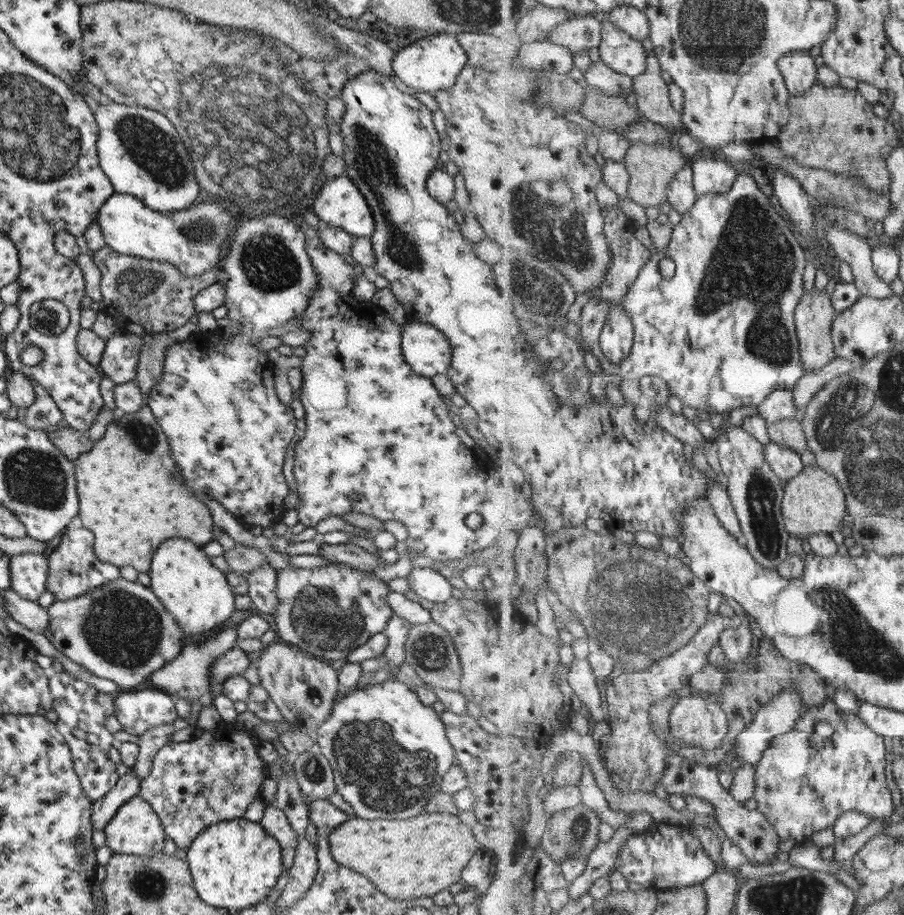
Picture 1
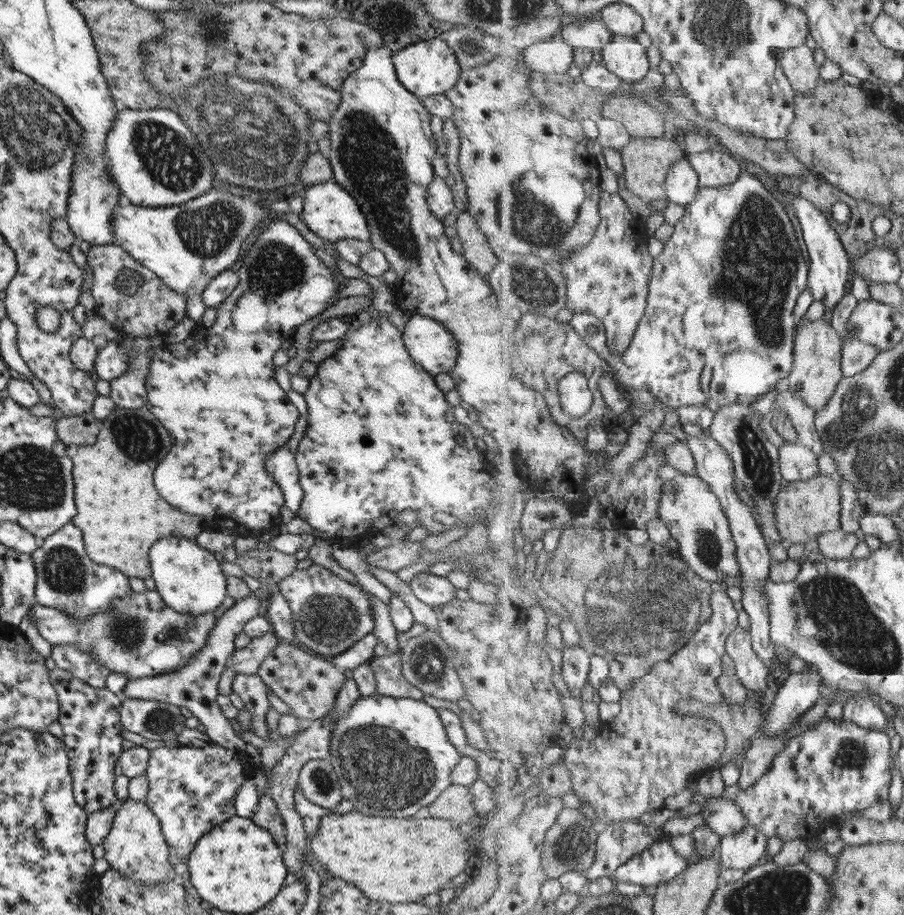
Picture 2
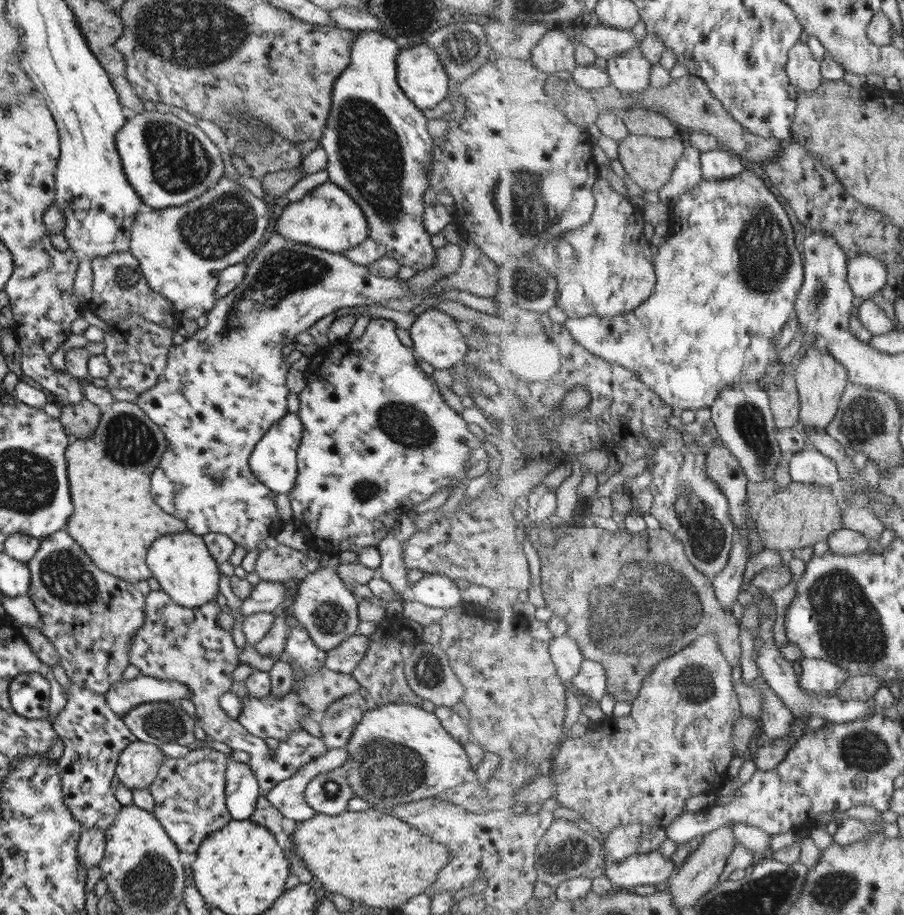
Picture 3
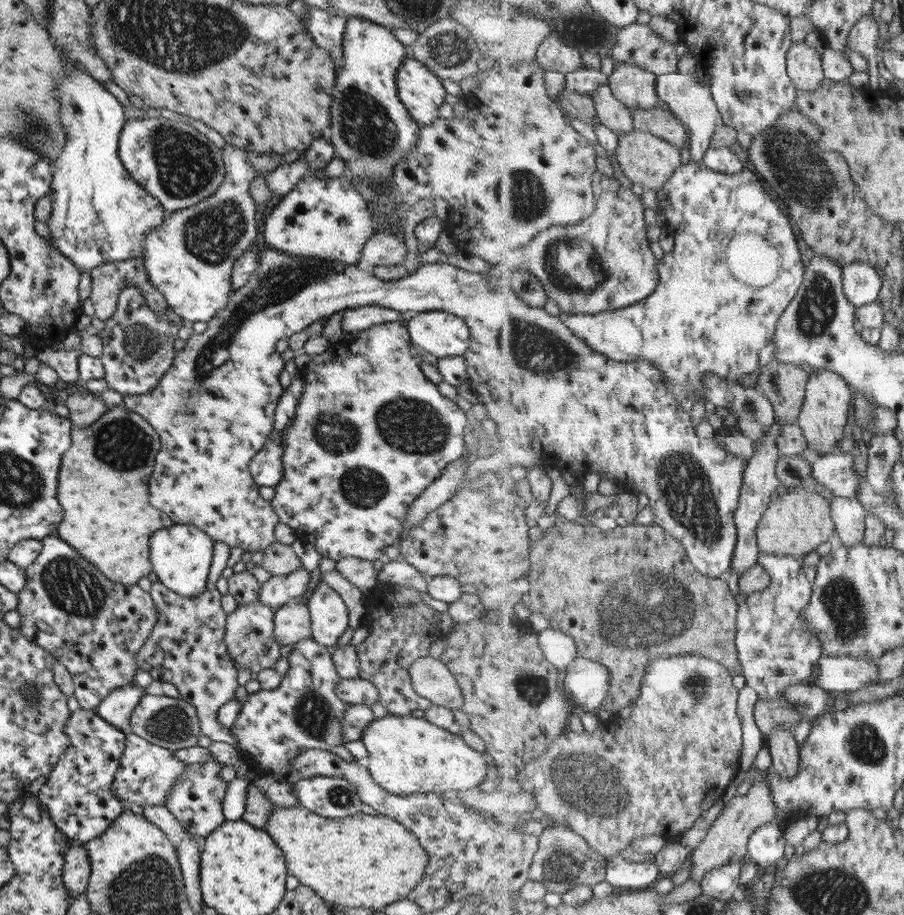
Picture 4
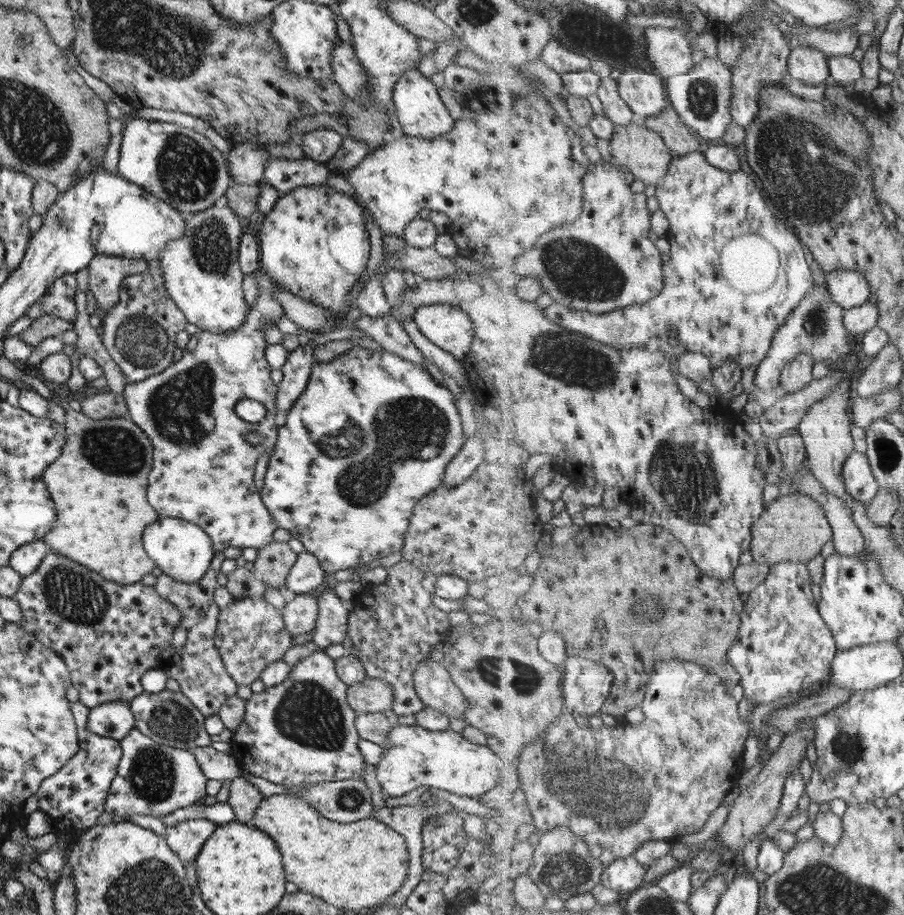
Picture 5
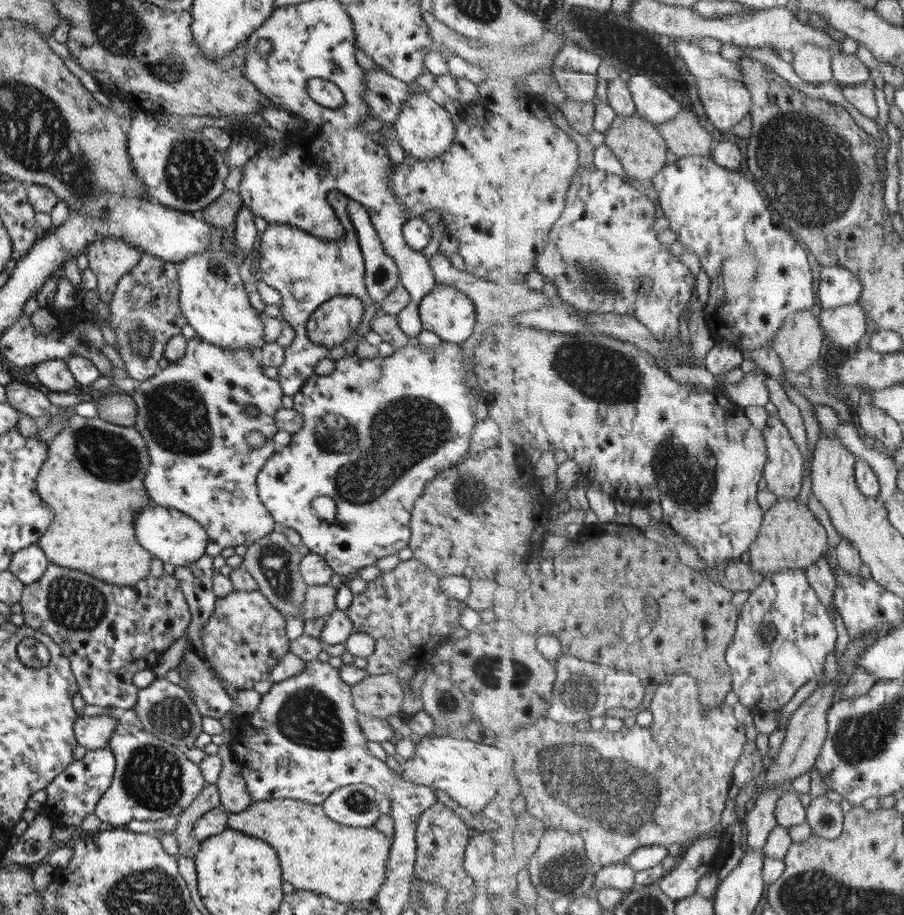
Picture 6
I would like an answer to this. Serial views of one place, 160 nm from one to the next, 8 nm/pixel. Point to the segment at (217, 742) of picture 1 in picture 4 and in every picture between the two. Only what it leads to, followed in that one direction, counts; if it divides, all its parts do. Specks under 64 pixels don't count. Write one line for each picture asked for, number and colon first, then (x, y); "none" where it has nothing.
2: (190, 790)
3: (188, 793)
4: (195, 799)

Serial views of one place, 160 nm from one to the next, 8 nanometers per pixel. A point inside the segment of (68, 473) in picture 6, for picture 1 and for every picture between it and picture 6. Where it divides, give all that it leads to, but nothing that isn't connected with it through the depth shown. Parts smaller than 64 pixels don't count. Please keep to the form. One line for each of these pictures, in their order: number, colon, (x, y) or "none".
1: (126, 499)
2: (120, 515)
3: (114, 520)
4: (101, 486)
5: (100, 516)

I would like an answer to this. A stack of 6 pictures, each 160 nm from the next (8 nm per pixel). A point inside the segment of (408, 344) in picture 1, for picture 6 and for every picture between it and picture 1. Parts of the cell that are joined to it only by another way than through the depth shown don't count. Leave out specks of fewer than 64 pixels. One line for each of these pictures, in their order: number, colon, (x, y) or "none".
2: (431, 346)
3: (435, 337)
4: (441, 334)
5: (447, 327)
6: (447, 312)

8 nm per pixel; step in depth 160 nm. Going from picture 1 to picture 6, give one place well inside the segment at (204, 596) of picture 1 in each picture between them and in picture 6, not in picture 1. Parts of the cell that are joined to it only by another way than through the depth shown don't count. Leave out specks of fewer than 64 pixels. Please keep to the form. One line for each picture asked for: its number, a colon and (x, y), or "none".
2: (187, 578)
3: (180, 562)
4: (180, 555)
5: (180, 549)
6: (166, 534)

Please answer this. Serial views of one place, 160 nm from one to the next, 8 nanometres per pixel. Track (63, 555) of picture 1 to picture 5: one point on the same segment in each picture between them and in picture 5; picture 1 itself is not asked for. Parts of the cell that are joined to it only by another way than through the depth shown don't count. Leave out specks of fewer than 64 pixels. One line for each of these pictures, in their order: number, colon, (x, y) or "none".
2: (66, 579)
3: (89, 616)
4: (93, 626)
5: (108, 634)

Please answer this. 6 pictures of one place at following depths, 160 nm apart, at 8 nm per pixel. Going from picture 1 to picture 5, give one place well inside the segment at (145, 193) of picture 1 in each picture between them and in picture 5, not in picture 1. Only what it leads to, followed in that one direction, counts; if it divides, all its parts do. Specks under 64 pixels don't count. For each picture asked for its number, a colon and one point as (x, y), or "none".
2: (152, 157)
3: (167, 162)
4: (168, 158)
5: (181, 167)

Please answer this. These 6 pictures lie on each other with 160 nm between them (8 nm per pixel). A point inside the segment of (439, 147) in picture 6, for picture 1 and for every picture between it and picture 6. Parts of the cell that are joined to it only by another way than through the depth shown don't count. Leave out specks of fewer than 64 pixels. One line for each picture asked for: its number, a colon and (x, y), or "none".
1: (432, 63)
2: (428, 67)
3: (420, 76)
4: (419, 90)
5: (420, 113)

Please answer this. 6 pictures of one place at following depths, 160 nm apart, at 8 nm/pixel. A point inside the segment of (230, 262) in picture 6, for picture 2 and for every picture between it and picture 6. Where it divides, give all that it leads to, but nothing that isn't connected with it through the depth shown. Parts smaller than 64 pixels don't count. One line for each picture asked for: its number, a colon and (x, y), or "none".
2: (186, 246)
3: (180, 250)
4: (188, 259)
5: (200, 272)

